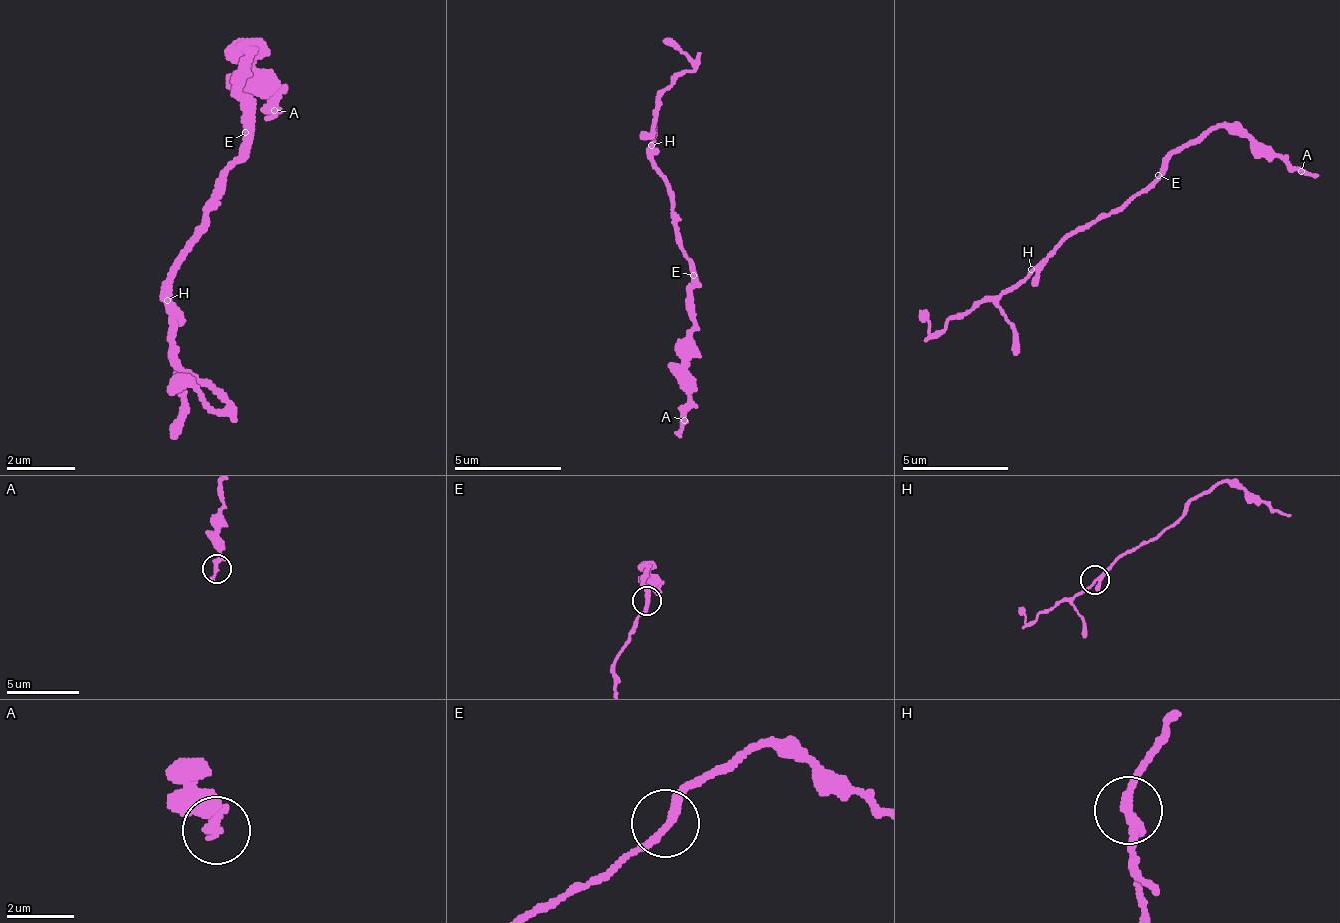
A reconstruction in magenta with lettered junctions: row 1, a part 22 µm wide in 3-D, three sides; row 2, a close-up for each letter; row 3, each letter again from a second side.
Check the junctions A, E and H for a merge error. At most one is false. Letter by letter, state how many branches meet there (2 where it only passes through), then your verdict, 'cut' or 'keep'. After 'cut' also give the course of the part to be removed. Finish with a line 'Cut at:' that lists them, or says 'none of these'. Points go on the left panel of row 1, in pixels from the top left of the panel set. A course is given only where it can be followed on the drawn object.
A: branches 1; keep
E: branches 2; keep
H: branches 2; keep
Cut at: none of these

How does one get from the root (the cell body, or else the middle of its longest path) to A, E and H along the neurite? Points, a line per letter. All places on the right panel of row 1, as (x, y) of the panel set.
A: (1103, 211), (1124, 211), (1180, 149), (1201, 144), (1217, 128), (1238, 128), (1254, 144), (1270, 144), (1301, 171)
E: (1103, 211), (1124, 211), (1158, 175)
H: (1103, 211), (1092, 222), (1077, 227), (1037, 268), (1032, 268)

